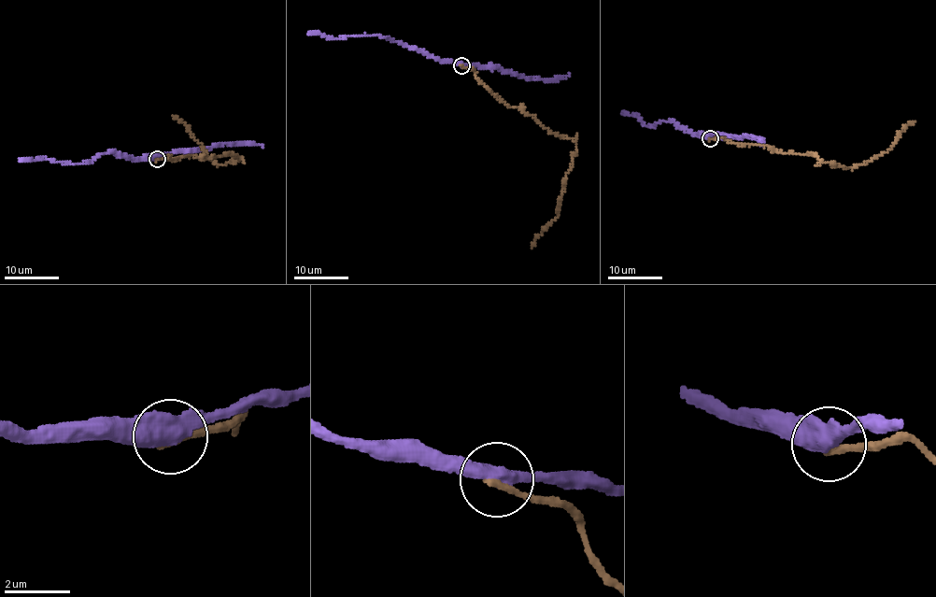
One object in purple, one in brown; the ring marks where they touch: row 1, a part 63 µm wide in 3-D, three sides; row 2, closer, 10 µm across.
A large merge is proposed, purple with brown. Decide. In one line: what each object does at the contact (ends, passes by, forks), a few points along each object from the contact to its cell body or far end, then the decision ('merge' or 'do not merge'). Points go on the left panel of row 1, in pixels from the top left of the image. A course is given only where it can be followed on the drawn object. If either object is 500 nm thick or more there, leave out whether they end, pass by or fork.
purple via (157, 158), (130, 159), (111, 153), (98, 154), (86, 163), (21, 161) | brown via (157, 160), (168, 156), (203, 158), (236, 154), (241, 159), (219, 164), (208, 157), (186, 124), (171, 116) | do not merge

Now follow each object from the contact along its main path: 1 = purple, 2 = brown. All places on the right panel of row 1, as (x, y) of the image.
1: (710, 137), (692, 134), (673, 122), (662, 121), (651, 126), (644, 124), (635, 115), (622, 113)
2: (710, 139), (721, 137), (815, 155), (849, 168), (864, 164), (889, 149), (901, 131), (915, 121)

